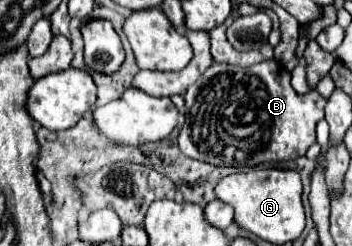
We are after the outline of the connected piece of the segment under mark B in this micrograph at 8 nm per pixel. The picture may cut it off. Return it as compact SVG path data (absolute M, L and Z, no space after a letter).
M275 59L271 61L261 61L253 67L235 67L235 65L219 65L213 63L185 93L185 107L183 107L183 115L185 115L185 123L183 129L179 133L179 149L193 159L211 163L211 165L225 165L225 167L257 167L261 163L277 163L277 161L289 161L289 159L297 159L303 157L307 153L307 149L315 143L315 127L317 123L323 119L323 109L325 109L325 97L319 95L319 91L309 91L305 95L299 95L297 91L293 91L291 83L289 83L289 71L277 63Z

